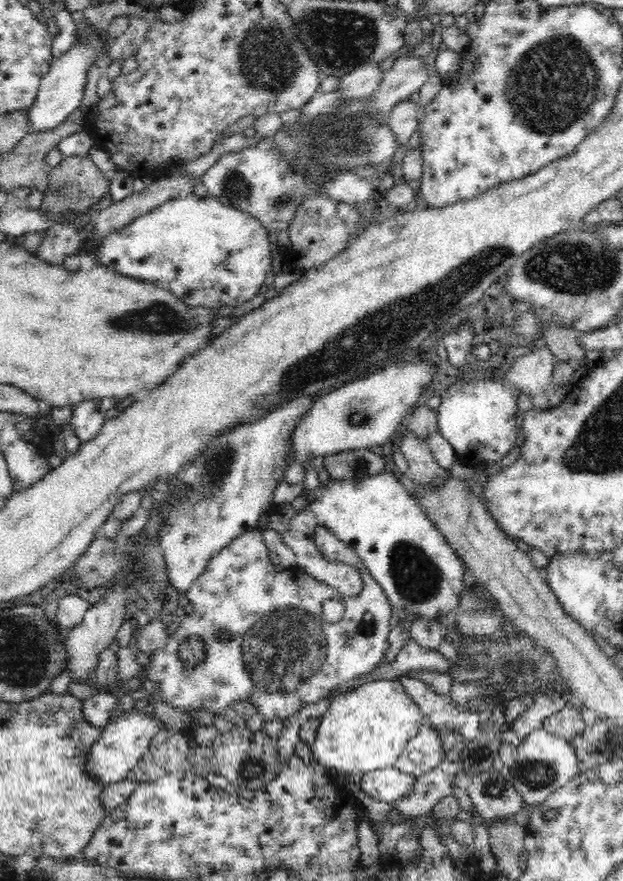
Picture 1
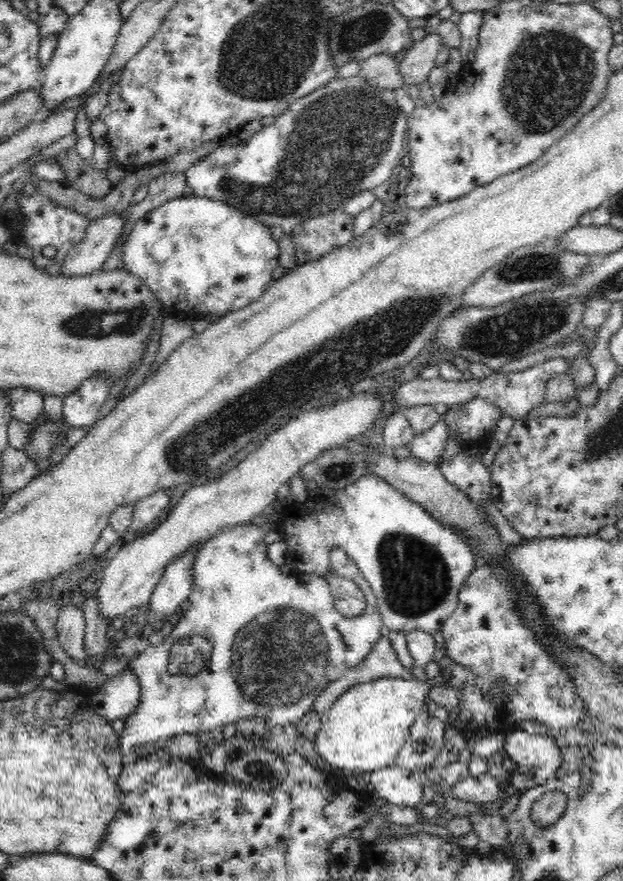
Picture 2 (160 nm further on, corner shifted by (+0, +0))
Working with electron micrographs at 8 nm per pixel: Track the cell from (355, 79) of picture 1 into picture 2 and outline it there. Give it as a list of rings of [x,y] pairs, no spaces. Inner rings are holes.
[[[386,53],[372,55],[362,61],[358,75],[379,89],[399,89],[404,86],[404,77],[400,75],[400,61],[394,59],[394,55]]]

